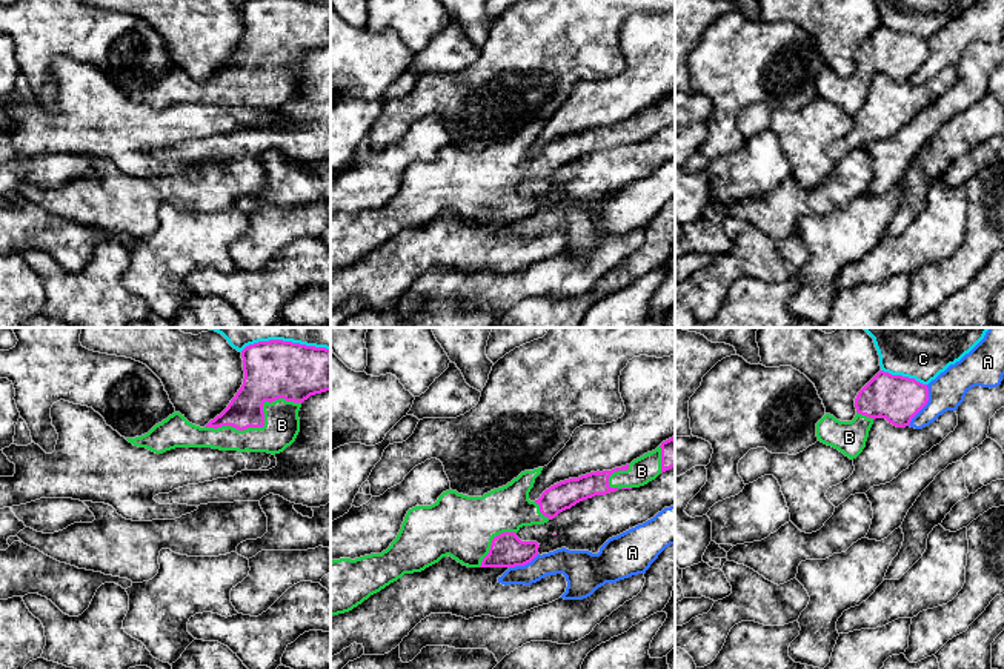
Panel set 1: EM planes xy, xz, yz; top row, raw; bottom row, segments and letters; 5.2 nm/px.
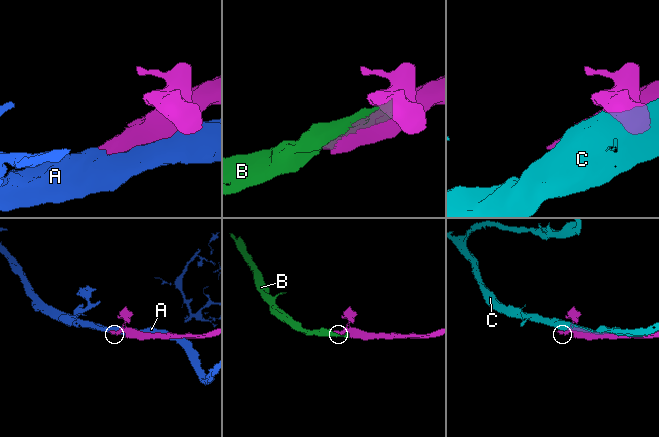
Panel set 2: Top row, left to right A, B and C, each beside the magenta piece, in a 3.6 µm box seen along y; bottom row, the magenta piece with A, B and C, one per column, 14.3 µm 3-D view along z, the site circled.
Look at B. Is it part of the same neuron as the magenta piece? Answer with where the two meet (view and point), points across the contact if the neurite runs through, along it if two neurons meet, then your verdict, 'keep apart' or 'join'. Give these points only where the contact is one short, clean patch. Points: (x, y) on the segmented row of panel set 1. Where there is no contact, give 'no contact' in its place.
xy (262, 426) | join

